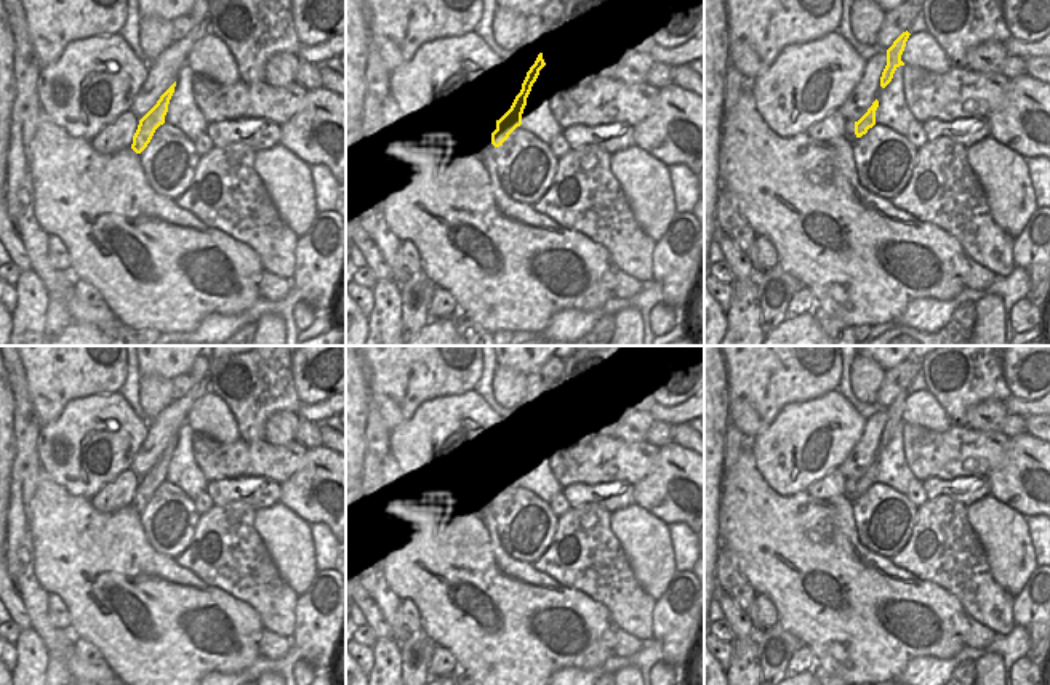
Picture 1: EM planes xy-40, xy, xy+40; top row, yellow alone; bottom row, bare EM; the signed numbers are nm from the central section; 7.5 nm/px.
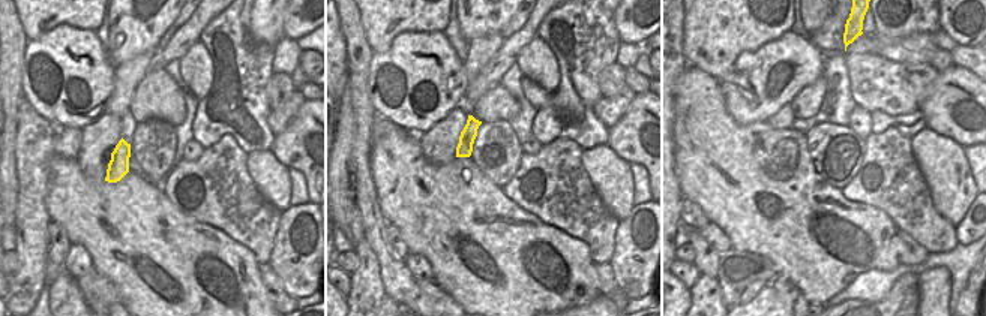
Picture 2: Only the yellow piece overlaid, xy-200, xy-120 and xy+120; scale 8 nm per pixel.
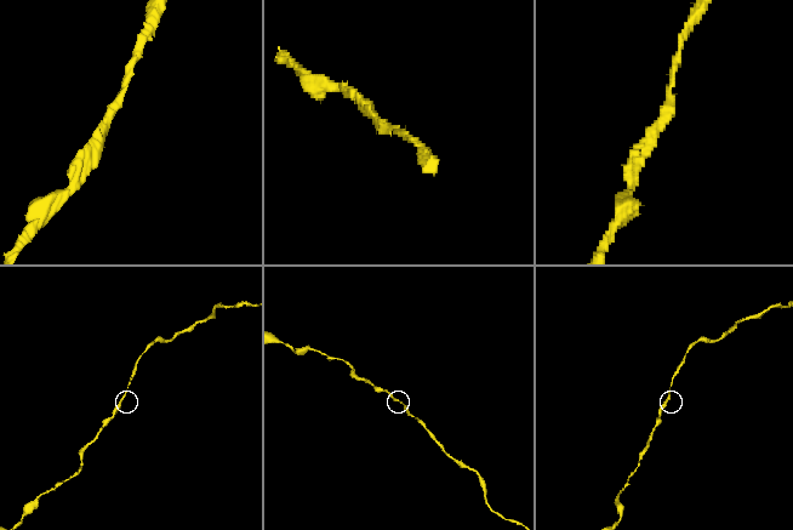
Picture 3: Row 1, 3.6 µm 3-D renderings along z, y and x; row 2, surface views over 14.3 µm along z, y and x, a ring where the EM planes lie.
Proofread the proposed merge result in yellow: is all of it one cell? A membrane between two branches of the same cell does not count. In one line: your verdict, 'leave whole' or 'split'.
leave whole

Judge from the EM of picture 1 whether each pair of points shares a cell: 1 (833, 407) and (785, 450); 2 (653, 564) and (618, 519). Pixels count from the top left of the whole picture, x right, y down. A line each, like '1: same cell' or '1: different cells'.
1: same cell
2: same cell

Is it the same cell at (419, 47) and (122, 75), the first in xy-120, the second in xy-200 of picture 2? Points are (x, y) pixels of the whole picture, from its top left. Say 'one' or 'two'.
two

